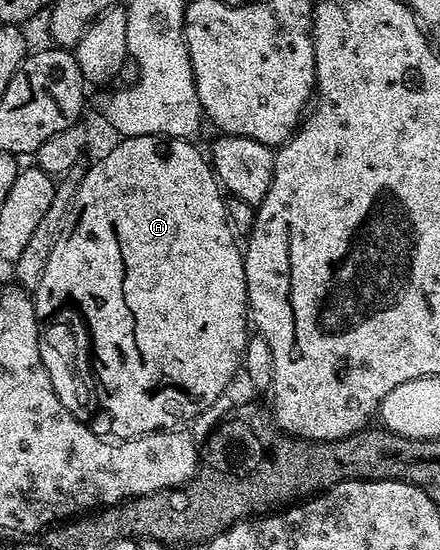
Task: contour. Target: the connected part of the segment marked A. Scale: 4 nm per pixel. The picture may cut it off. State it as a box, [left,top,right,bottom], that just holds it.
[34,134,250,440]

